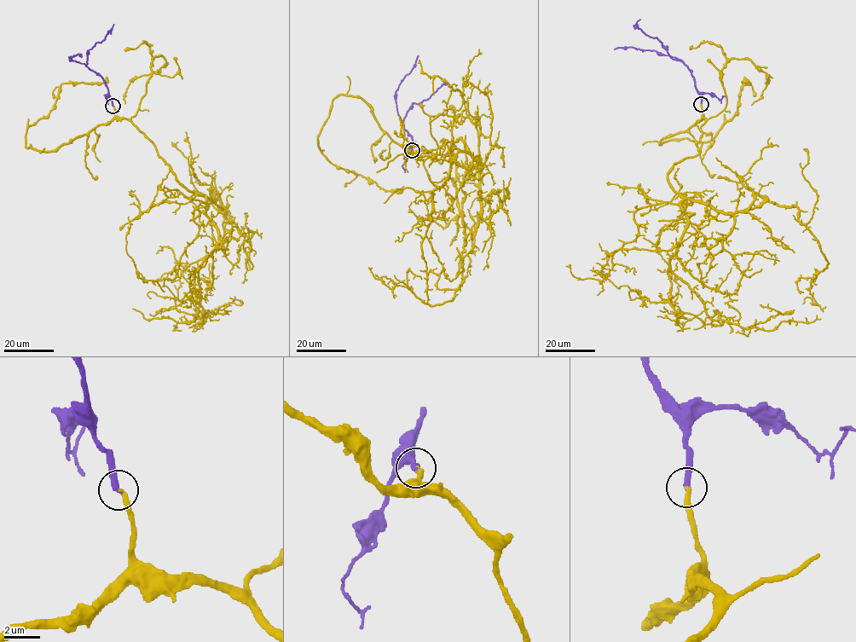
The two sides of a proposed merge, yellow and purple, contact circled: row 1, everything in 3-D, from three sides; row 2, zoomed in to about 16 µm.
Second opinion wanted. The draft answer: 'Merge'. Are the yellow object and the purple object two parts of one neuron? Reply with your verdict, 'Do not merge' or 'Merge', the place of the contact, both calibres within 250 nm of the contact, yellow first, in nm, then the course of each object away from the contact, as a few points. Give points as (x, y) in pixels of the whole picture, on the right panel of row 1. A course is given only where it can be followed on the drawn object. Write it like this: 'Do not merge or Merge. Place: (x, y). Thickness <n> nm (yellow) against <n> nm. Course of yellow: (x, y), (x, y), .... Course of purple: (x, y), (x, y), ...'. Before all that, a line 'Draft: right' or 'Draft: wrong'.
Draft: right
Merge. Place: (701, 104). Thickness 280 nm (yellow) against 340 nm. Course of yellow: (701, 104), (700, 152), (668, 180), (725, 213), (755, 193), (796, 206), (828, 263), (802, 303). Course of purple: (701, 104), (700, 93), (693, 77), (681, 60), (633, 47), (614, 49)

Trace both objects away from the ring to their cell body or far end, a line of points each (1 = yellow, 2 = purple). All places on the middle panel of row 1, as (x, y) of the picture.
1: (412, 150), (441, 163), (460, 138), (477, 164), (465, 280), (430, 305), (372, 267)
2: (412, 150), (413, 139), (398, 113), (396, 90), (410, 72), (418, 55)

